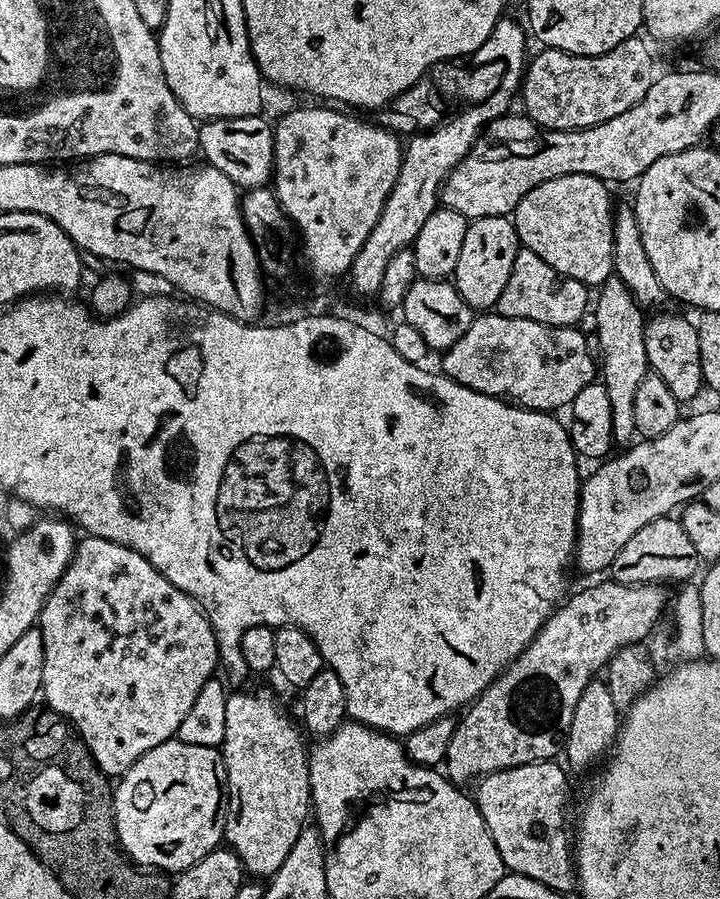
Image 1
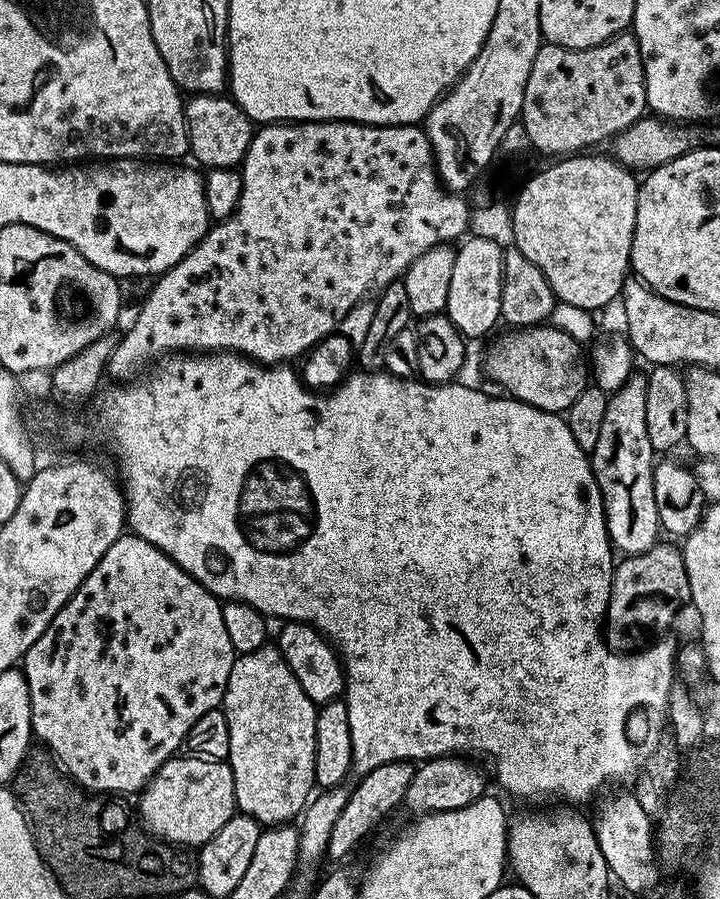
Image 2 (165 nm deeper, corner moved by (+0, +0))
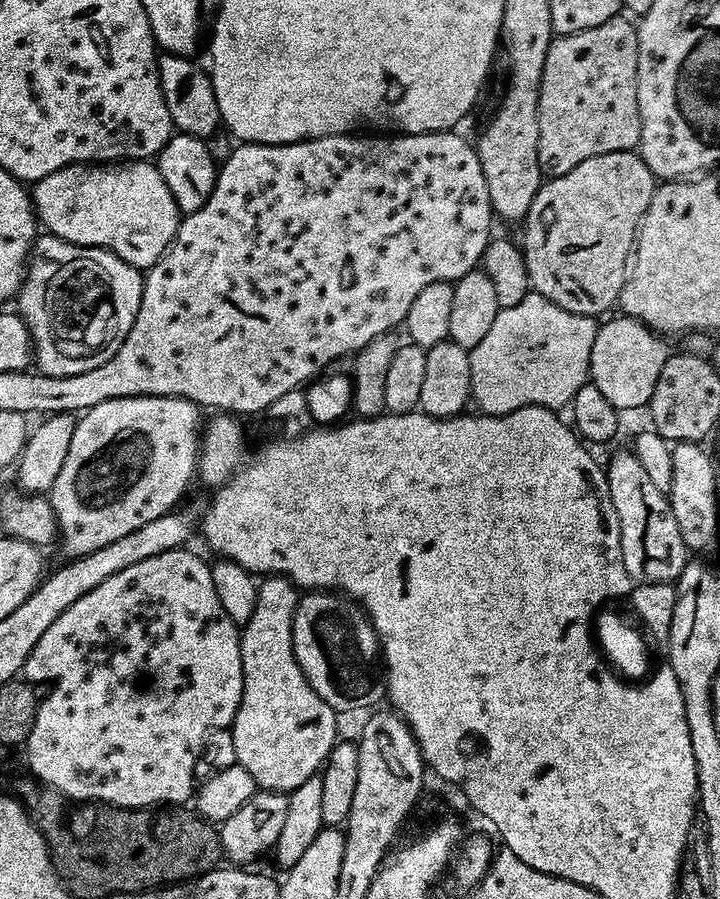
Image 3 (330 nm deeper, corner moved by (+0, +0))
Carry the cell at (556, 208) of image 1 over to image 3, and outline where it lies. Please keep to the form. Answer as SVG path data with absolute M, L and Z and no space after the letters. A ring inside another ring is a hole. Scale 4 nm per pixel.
M635 151L611 152L610 154L598 154L594 158L586 158L586 162L578 162L574 170L570 170L561 176L545 179L540 188L534 194L534 202L530 202L528 215L522 221L524 227L524 240L522 239L522 251L526 270L528 271L528 283L538 294L550 298L562 310L570 310L574 314L599 317L608 307L615 305L620 299L620 291L624 289L624 281L628 279L630 271L630 257L634 252L636 233L640 231L640 222L644 219L646 210L650 206L650 198L656 193L657 177L646 166L646 162Z

